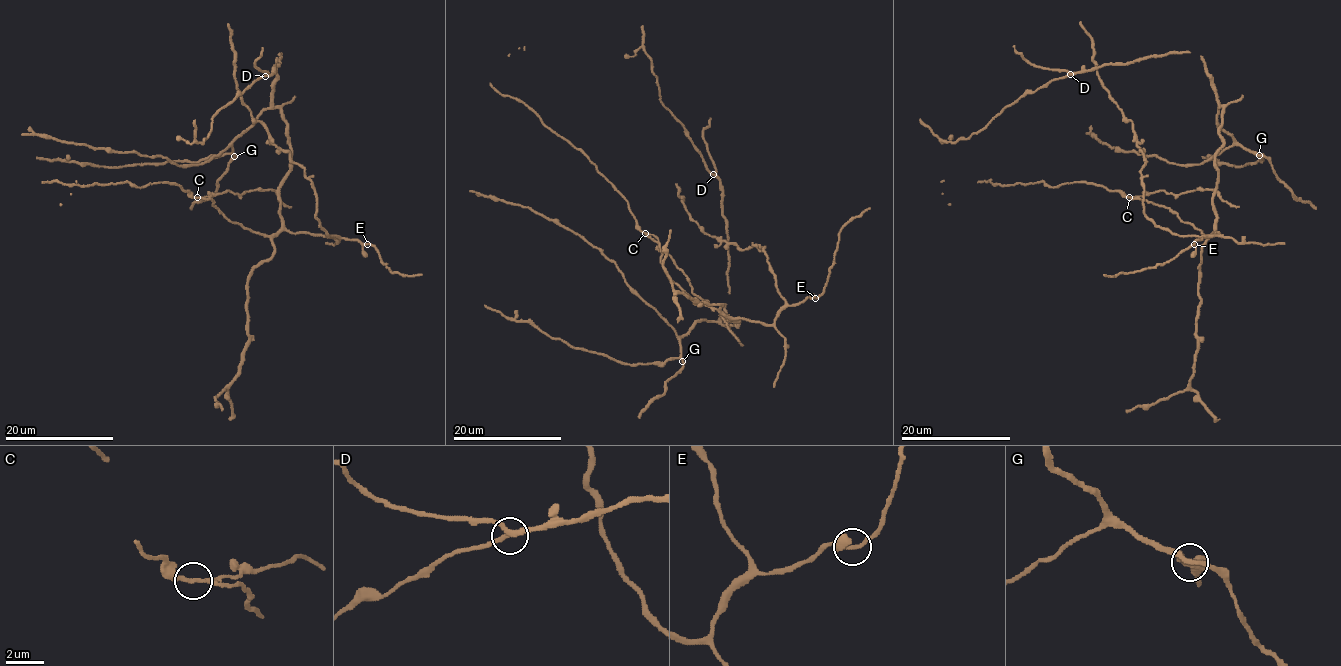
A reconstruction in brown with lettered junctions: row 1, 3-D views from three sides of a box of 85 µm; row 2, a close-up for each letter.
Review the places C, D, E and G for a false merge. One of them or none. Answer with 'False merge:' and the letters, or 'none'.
False merge: C

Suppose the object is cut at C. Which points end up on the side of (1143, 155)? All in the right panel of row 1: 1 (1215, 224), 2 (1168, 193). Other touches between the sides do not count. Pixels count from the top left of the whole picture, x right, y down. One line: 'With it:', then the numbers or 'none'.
With it: 1

